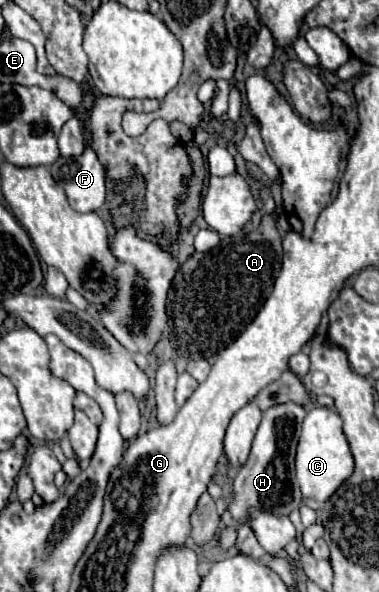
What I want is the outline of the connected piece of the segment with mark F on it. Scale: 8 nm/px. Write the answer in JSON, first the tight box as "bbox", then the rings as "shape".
{"bbox":[51,148,105,212],"shape":[[[91,148],[75,158],[57,158],[51,166],[51,174],[55,182],[65,190],[73,210],[95,212],[103,206],[105,168]]]}

